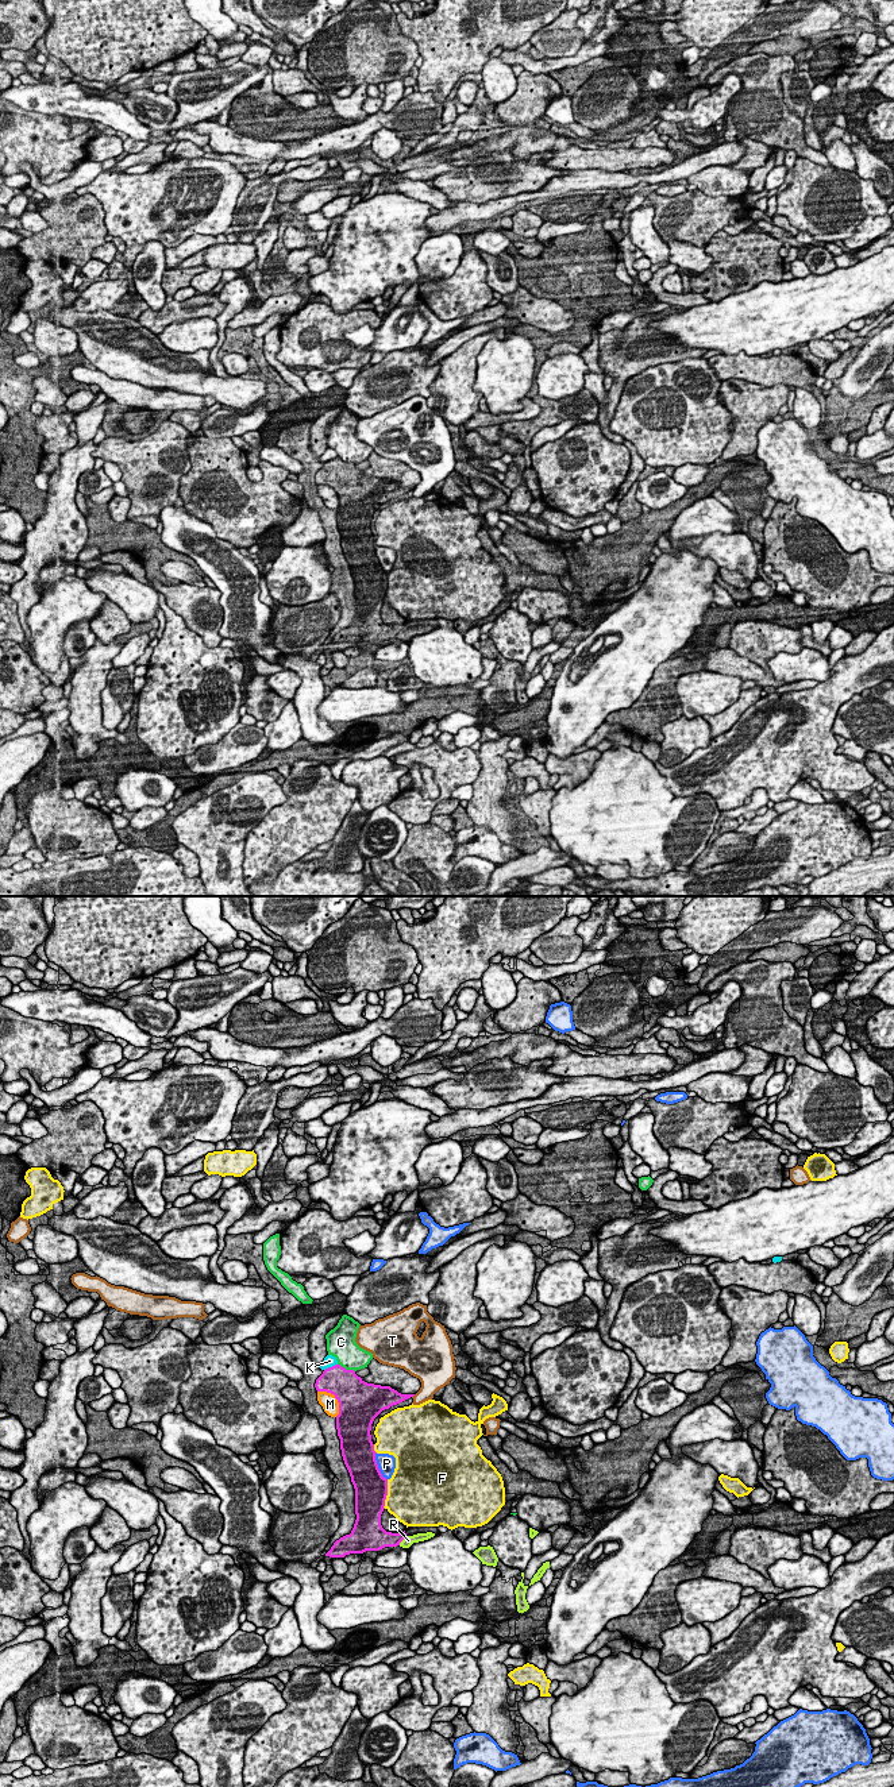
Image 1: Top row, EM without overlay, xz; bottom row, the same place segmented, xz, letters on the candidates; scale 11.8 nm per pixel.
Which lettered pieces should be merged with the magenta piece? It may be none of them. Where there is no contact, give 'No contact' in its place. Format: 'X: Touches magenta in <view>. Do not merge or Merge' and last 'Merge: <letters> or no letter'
C: Touches magenta in xz. Do not merge
F: Touches magenta in xz. Do not merge
K: Touches magenta in xz. Do not merge
M: Touches magenta in xz. Do not merge
P: Touches magenta in xz. Do not merge
R: Touches magenta in xz. Merge
T: No contact. Do not merge
Merge: R

